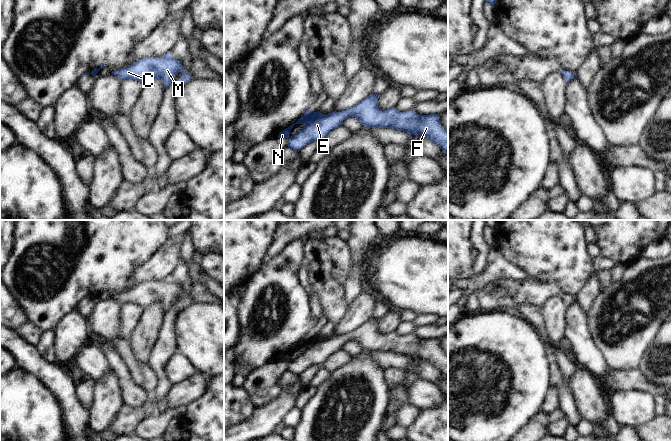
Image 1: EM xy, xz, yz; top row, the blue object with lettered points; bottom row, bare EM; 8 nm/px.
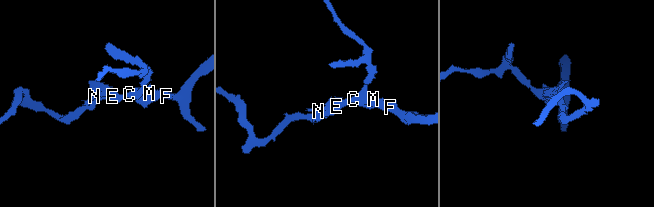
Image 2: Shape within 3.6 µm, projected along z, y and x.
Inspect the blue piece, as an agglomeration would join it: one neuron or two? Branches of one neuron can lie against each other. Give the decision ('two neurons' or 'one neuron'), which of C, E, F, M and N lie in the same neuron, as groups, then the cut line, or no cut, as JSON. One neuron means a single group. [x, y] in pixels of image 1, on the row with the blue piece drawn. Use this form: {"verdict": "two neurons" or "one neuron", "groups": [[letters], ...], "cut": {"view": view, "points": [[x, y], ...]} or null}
{"verdict": "one neuron", "groups": [["C", "E", "F", "M", "N"]], "cut": null}

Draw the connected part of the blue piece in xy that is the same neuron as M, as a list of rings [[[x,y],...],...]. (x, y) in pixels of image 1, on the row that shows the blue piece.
[[[169,51],[162,57],[140,59],[127,67],[112,71],[112,75],[116,75],[119,79],[133,79],[144,85],[153,80],[161,80],[166,89],[179,72],[183,73],[177,80],[179,85],[182,86],[191,80],[181,61],[175,60]]]

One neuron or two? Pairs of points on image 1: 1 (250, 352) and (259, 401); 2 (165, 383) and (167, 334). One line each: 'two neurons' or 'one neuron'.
1: two neurons
2: one neuron

